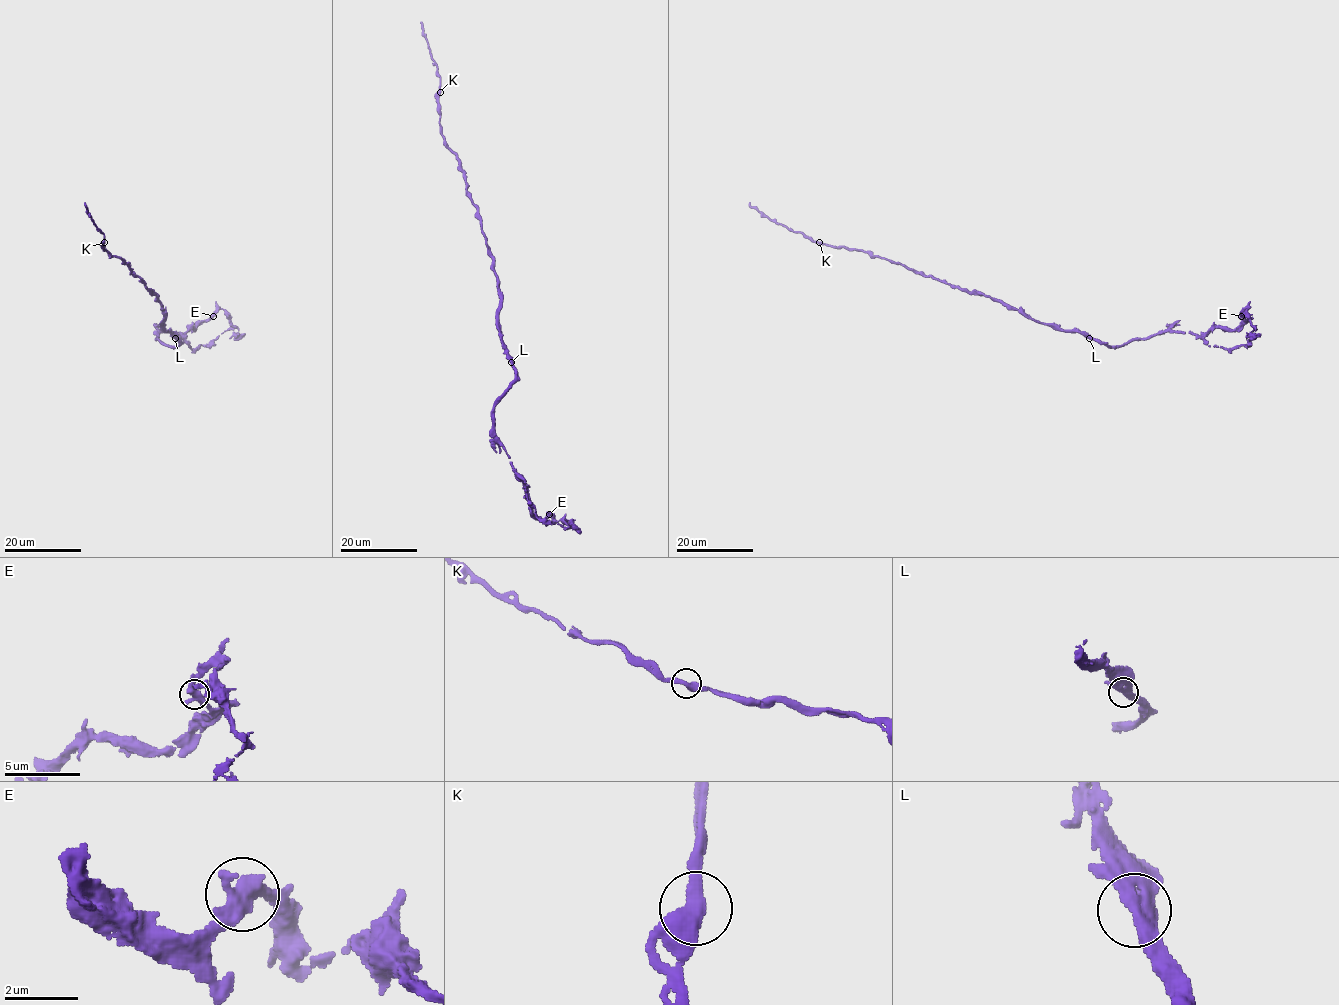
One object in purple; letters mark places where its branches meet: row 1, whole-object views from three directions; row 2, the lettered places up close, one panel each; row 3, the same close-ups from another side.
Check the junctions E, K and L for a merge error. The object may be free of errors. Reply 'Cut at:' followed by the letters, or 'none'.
Cut at: none

